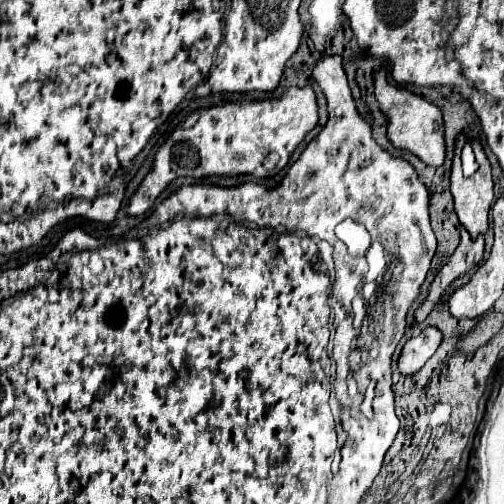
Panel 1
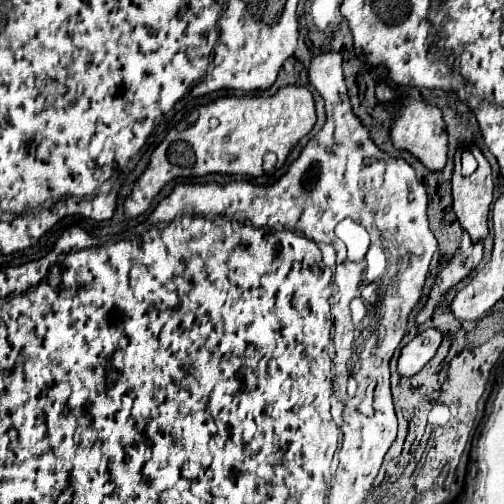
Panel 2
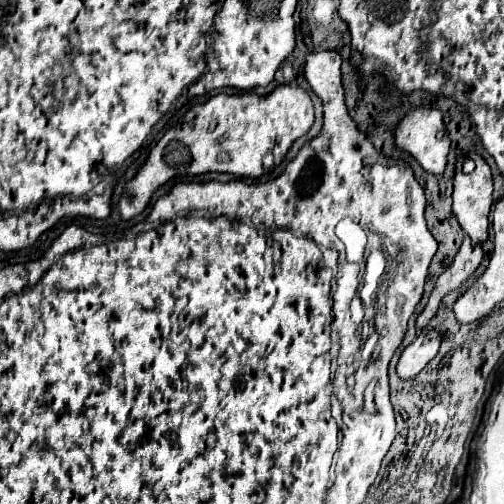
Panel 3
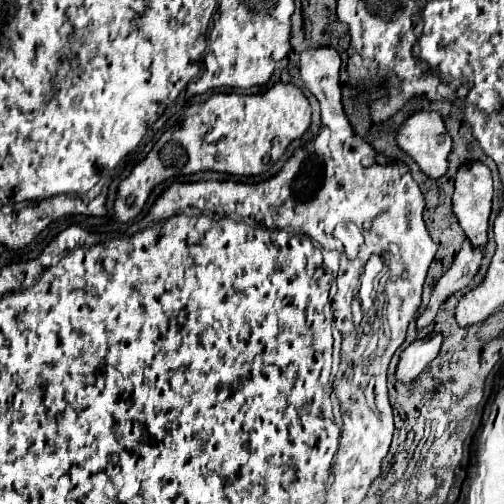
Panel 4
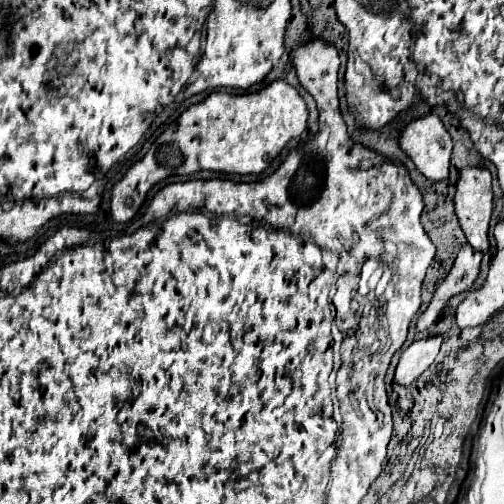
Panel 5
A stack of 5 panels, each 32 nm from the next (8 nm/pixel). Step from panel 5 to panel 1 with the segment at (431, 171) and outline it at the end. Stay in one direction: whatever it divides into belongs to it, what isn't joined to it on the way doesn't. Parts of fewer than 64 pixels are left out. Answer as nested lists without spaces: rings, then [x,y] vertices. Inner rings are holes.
[[[384,66],[374,70],[374,92],[376,92],[376,100],[380,102],[380,108],[388,120],[390,142],[396,148],[404,148],[404,150],[414,152],[428,166],[440,166],[444,162],[444,156],[446,156],[444,122],[442,122],[440,108],[426,102],[424,98],[408,92],[406,88],[392,86],[386,76],[388,76],[388,72]]]

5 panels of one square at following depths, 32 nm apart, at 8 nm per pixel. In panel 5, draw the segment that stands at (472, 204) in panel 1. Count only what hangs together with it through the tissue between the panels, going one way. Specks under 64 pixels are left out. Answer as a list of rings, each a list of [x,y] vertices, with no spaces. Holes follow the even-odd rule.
[[[474,166],[460,170],[454,210],[472,248],[486,252],[492,214],[492,174],[488,168]]]

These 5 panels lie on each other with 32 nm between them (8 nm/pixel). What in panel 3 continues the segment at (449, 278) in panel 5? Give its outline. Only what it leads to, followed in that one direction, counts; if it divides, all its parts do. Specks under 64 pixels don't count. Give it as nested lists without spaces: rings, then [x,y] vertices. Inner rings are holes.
[[[464,236],[464,242],[462,242],[462,246],[460,246],[456,258],[454,258],[452,264],[438,276],[438,280],[436,280],[436,284],[434,284],[434,290],[432,290],[432,294],[430,294],[428,304],[424,306],[424,310],[420,312],[420,316],[416,318],[418,328],[422,328],[424,324],[428,324],[428,322],[434,318],[434,314],[436,314],[436,310],[438,310],[442,298],[444,298],[450,290],[454,290],[454,288],[458,288],[462,282],[466,282],[466,280],[472,276],[472,272],[478,268],[478,264],[482,262],[482,256],[472,256],[472,250],[474,250],[474,246],[472,246],[470,238]]]

